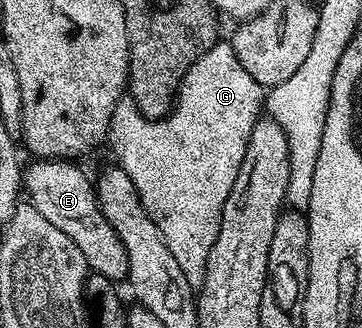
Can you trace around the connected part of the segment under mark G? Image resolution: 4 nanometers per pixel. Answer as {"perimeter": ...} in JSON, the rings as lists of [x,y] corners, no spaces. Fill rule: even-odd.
{"perimeter":[[[218,40],[202,58],[195,60],[195,64],[191,64],[187,76],[181,82],[181,91],[177,93],[173,111],[166,118],[145,118],[139,112],[139,108],[133,102],[133,99],[128,96],[121,98],[119,104],[115,104],[111,127],[113,154],[117,157],[114,159],[125,169],[127,176],[131,176],[131,180],[139,192],[139,200],[143,200],[143,208],[147,208],[147,216],[151,216],[151,220],[155,220],[155,228],[159,228],[159,236],[163,236],[163,244],[167,244],[171,256],[175,256],[183,276],[187,276],[187,284],[191,284],[194,292],[200,290],[203,284],[203,276],[207,276],[207,256],[211,256],[211,244],[215,244],[215,236],[219,236],[223,204],[227,204],[227,196],[231,196],[231,184],[235,184],[235,176],[239,176],[239,164],[243,164],[243,152],[247,152],[247,140],[251,140],[251,128],[255,128],[257,119],[262,117],[266,102],[266,87],[260,86],[255,80],[251,80],[247,68],[243,68],[243,64],[239,64],[239,56],[235,56],[232,41]]]}

